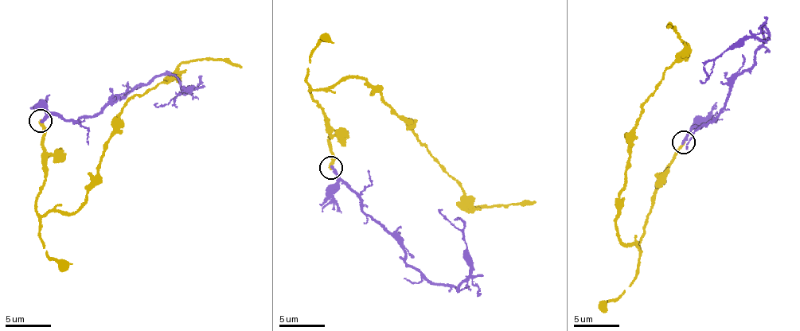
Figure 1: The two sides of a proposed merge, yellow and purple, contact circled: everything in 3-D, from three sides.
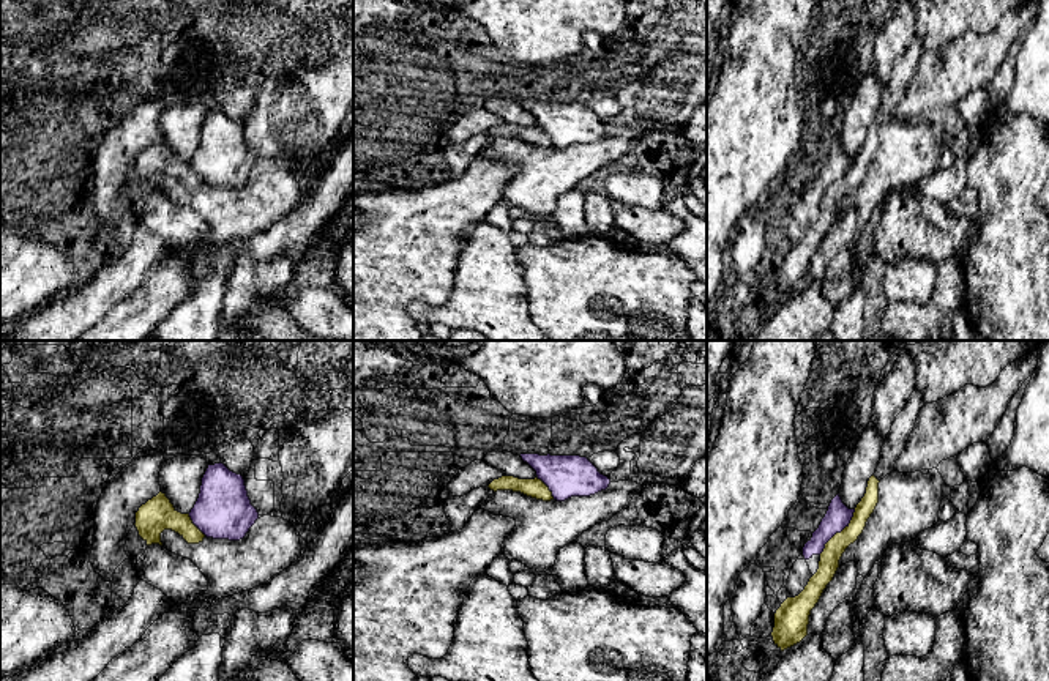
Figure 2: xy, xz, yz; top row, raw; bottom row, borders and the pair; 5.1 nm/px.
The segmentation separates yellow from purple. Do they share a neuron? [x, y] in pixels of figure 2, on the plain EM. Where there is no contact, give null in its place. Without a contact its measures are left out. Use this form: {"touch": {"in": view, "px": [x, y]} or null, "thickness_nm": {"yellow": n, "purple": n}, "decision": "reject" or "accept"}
{"touch": {"in": "yz", "px": [838, 180]}, "thickness_nm": {"yellow": 100, "purple": 130}, "decision": "reject"}

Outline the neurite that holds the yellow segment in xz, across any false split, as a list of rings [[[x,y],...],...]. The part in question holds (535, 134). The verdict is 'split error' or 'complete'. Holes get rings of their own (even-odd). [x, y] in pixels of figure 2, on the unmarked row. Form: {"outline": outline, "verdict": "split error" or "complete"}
{"outline": [[[502,123],[498,126],[494,126],[489,132],[491,137],[513,137],[521,139],[527,143],[551,148],[554,147],[552,139],[549,134],[538,125],[535,126],[519,126],[514,123]]], "verdict": "complete"}

